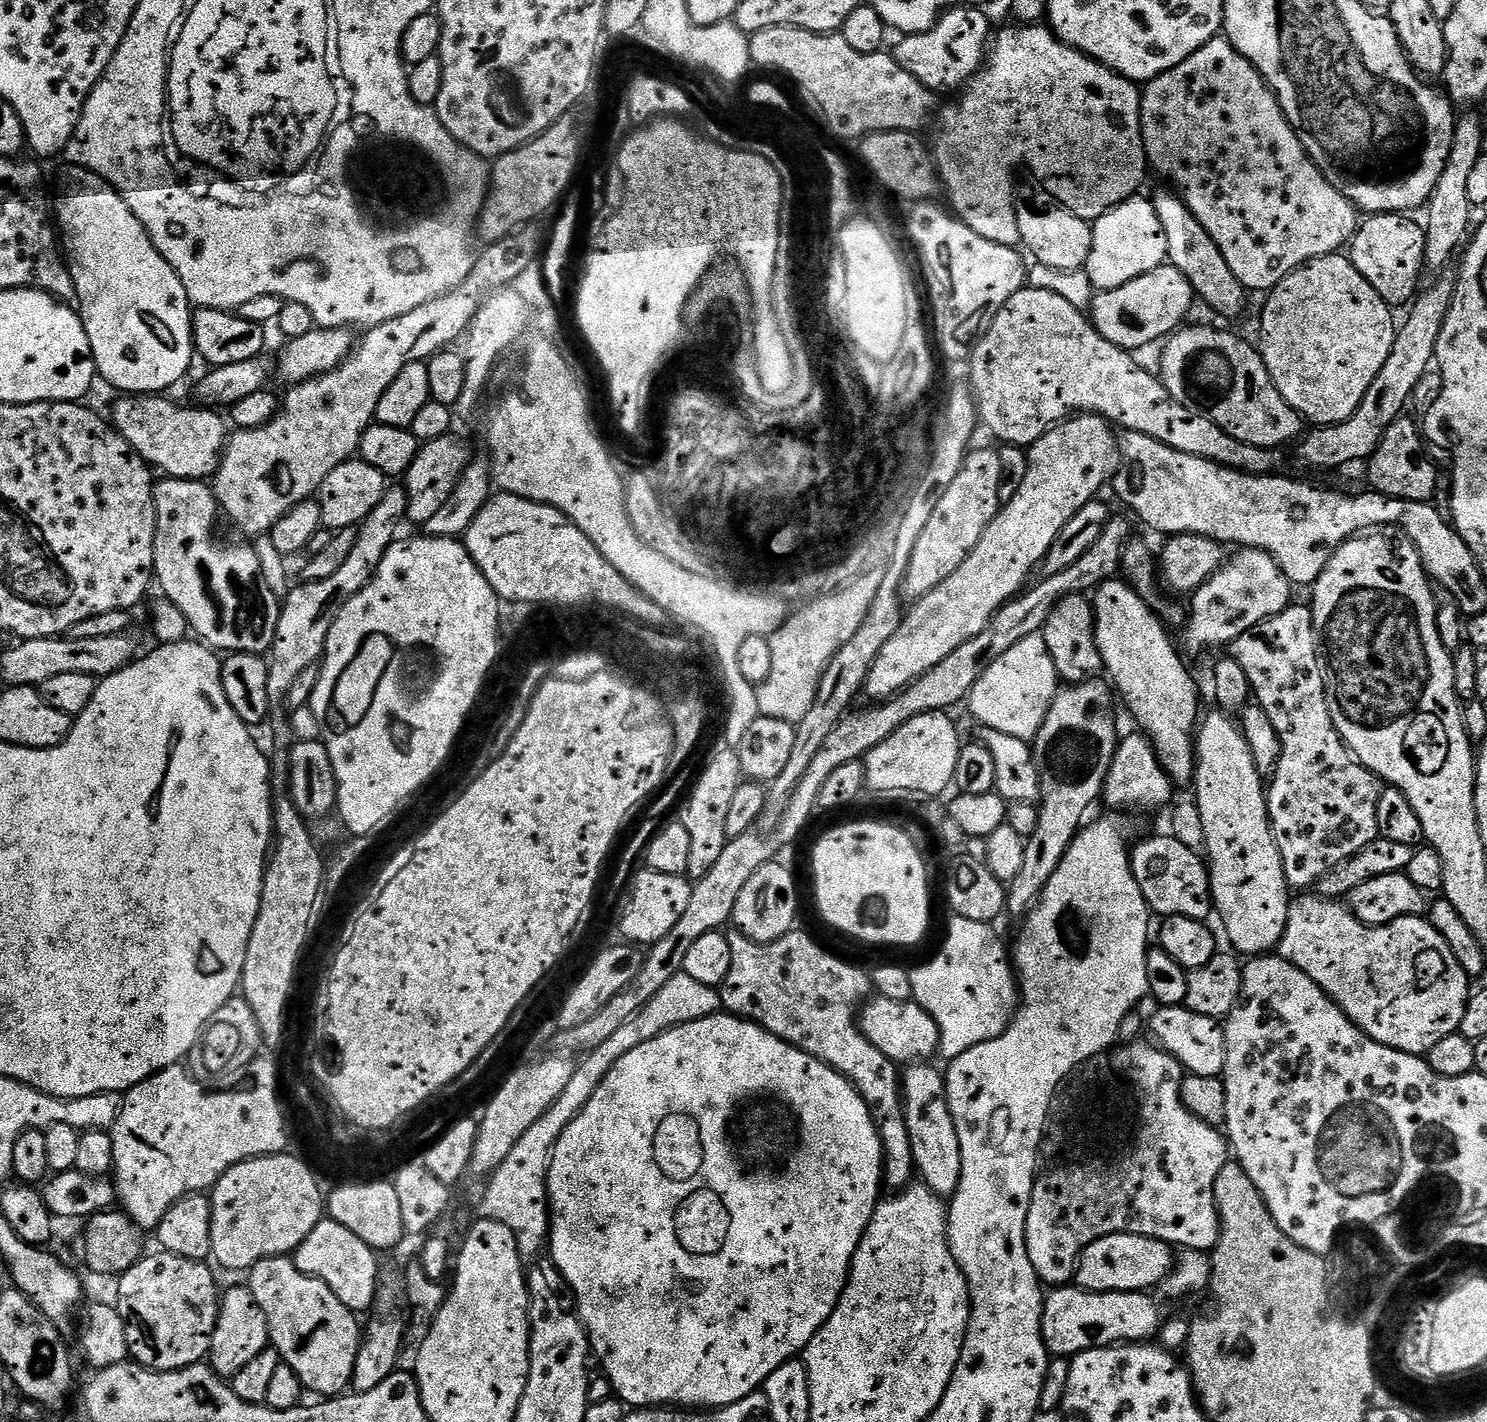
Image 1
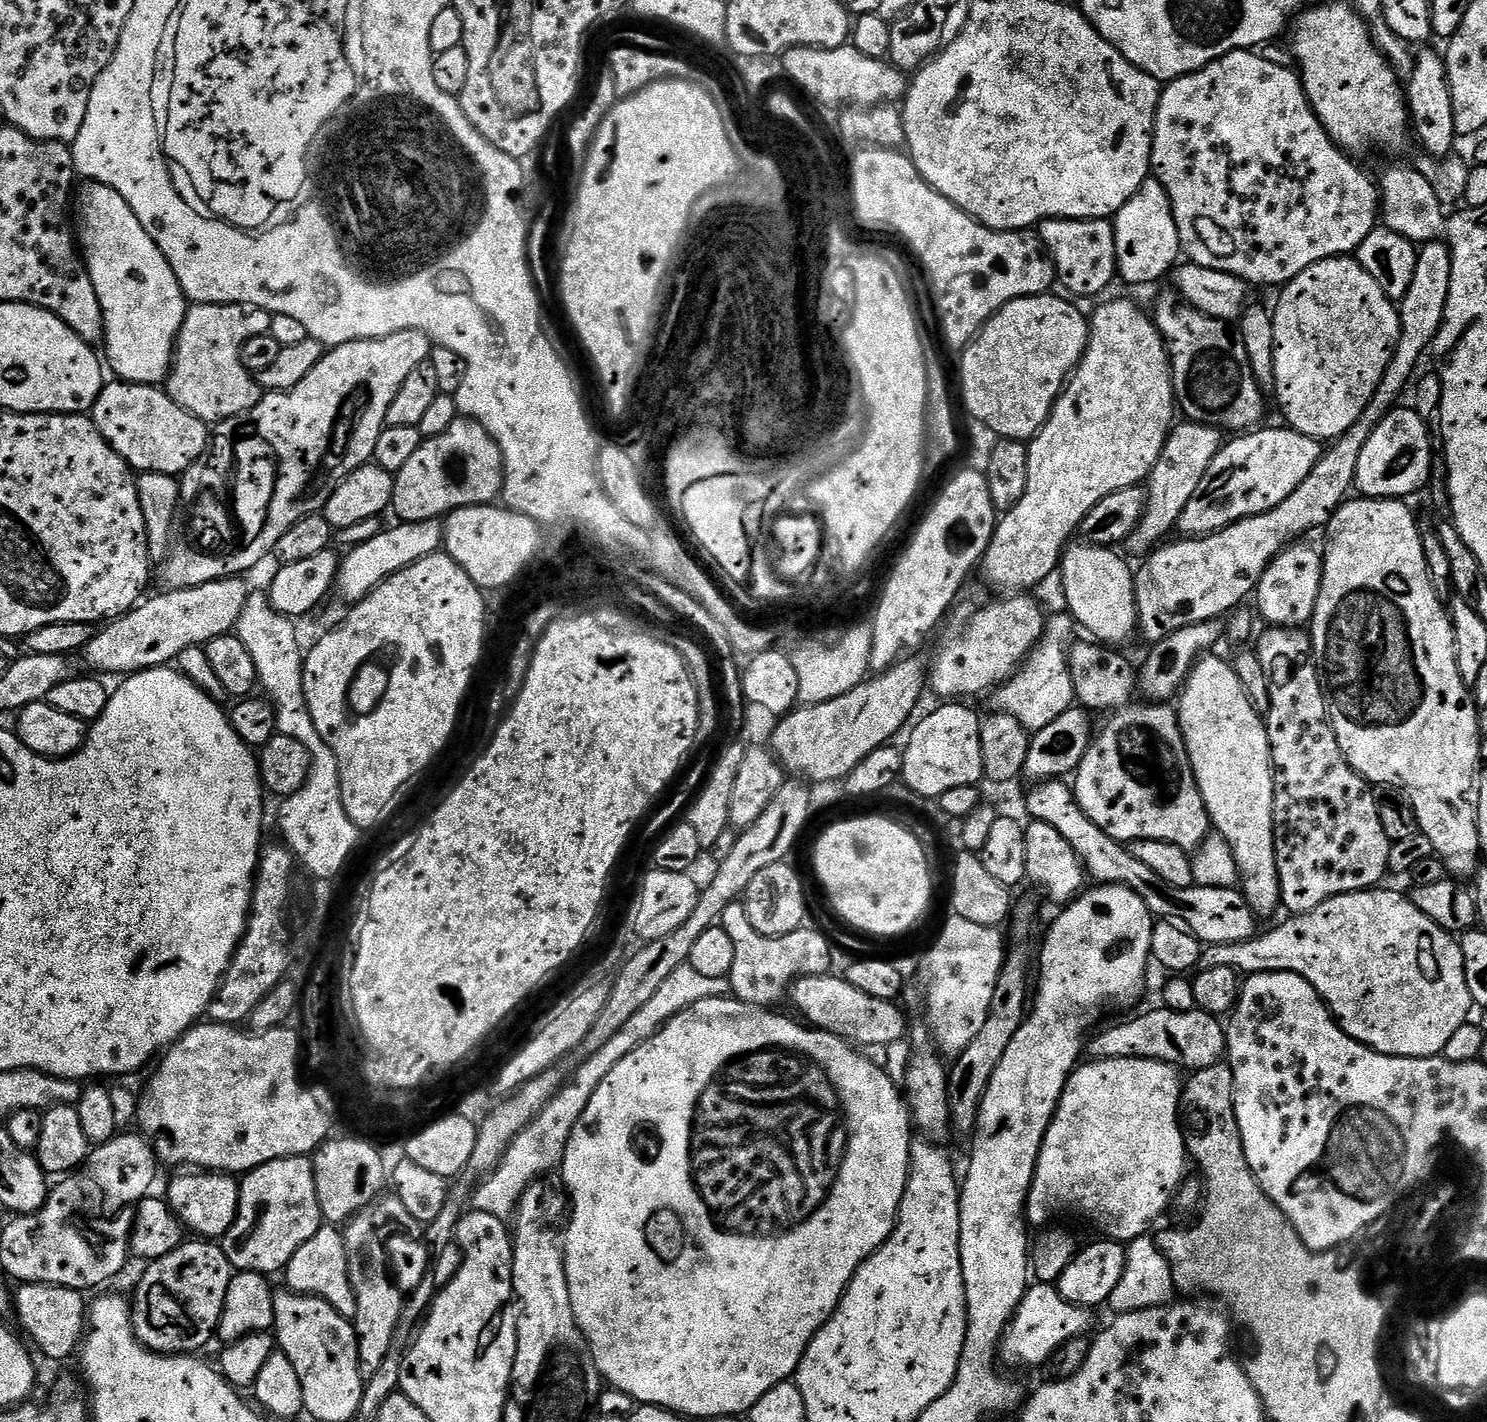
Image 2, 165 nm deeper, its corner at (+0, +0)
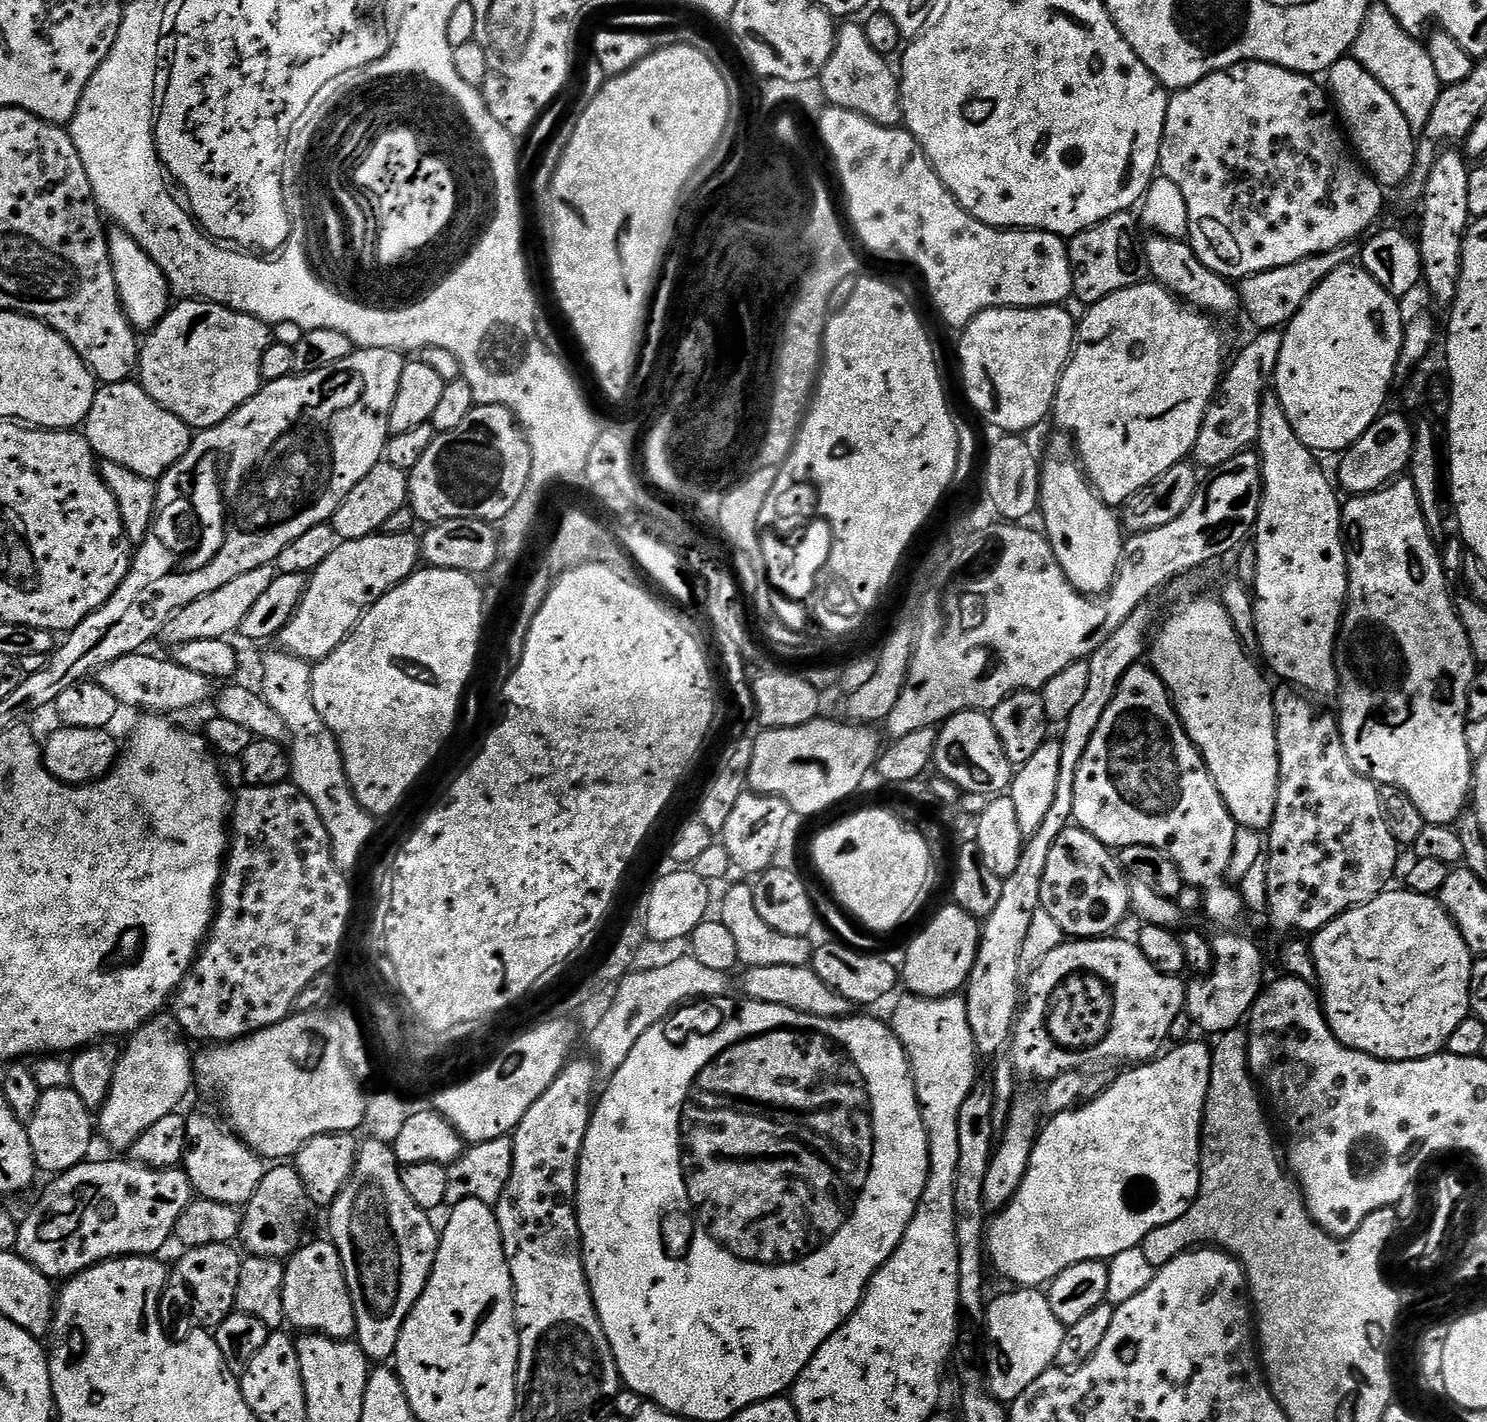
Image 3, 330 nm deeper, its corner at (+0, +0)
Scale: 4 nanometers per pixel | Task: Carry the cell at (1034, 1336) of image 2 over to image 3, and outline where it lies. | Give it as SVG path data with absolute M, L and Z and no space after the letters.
M1017 1287L1005 1296L989 1303L986 1308L988 1360L986 1356L986 1387L997 1400L1017 1400L1044 1372L1056 1363L1056 1351L1062 1346L1066 1325L1054 1318L1050 1302L1043 1291Z

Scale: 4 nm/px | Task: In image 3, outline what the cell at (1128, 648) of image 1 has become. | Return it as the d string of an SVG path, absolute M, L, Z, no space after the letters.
M1067 439L1056 440L1048 448L1048 457L1043 457L1040 467L1040 503L1039 515L1044 515L1042 531L1047 536L1054 550L1054 558L1058 558L1058 566L1062 566L1062 574L1076 591L1093 598L1100 598L1116 583L1120 570L1120 559L1124 557L1125 533L1122 531L1122 520L1100 495L1091 480L1080 466L1080 461L1073 445Z

